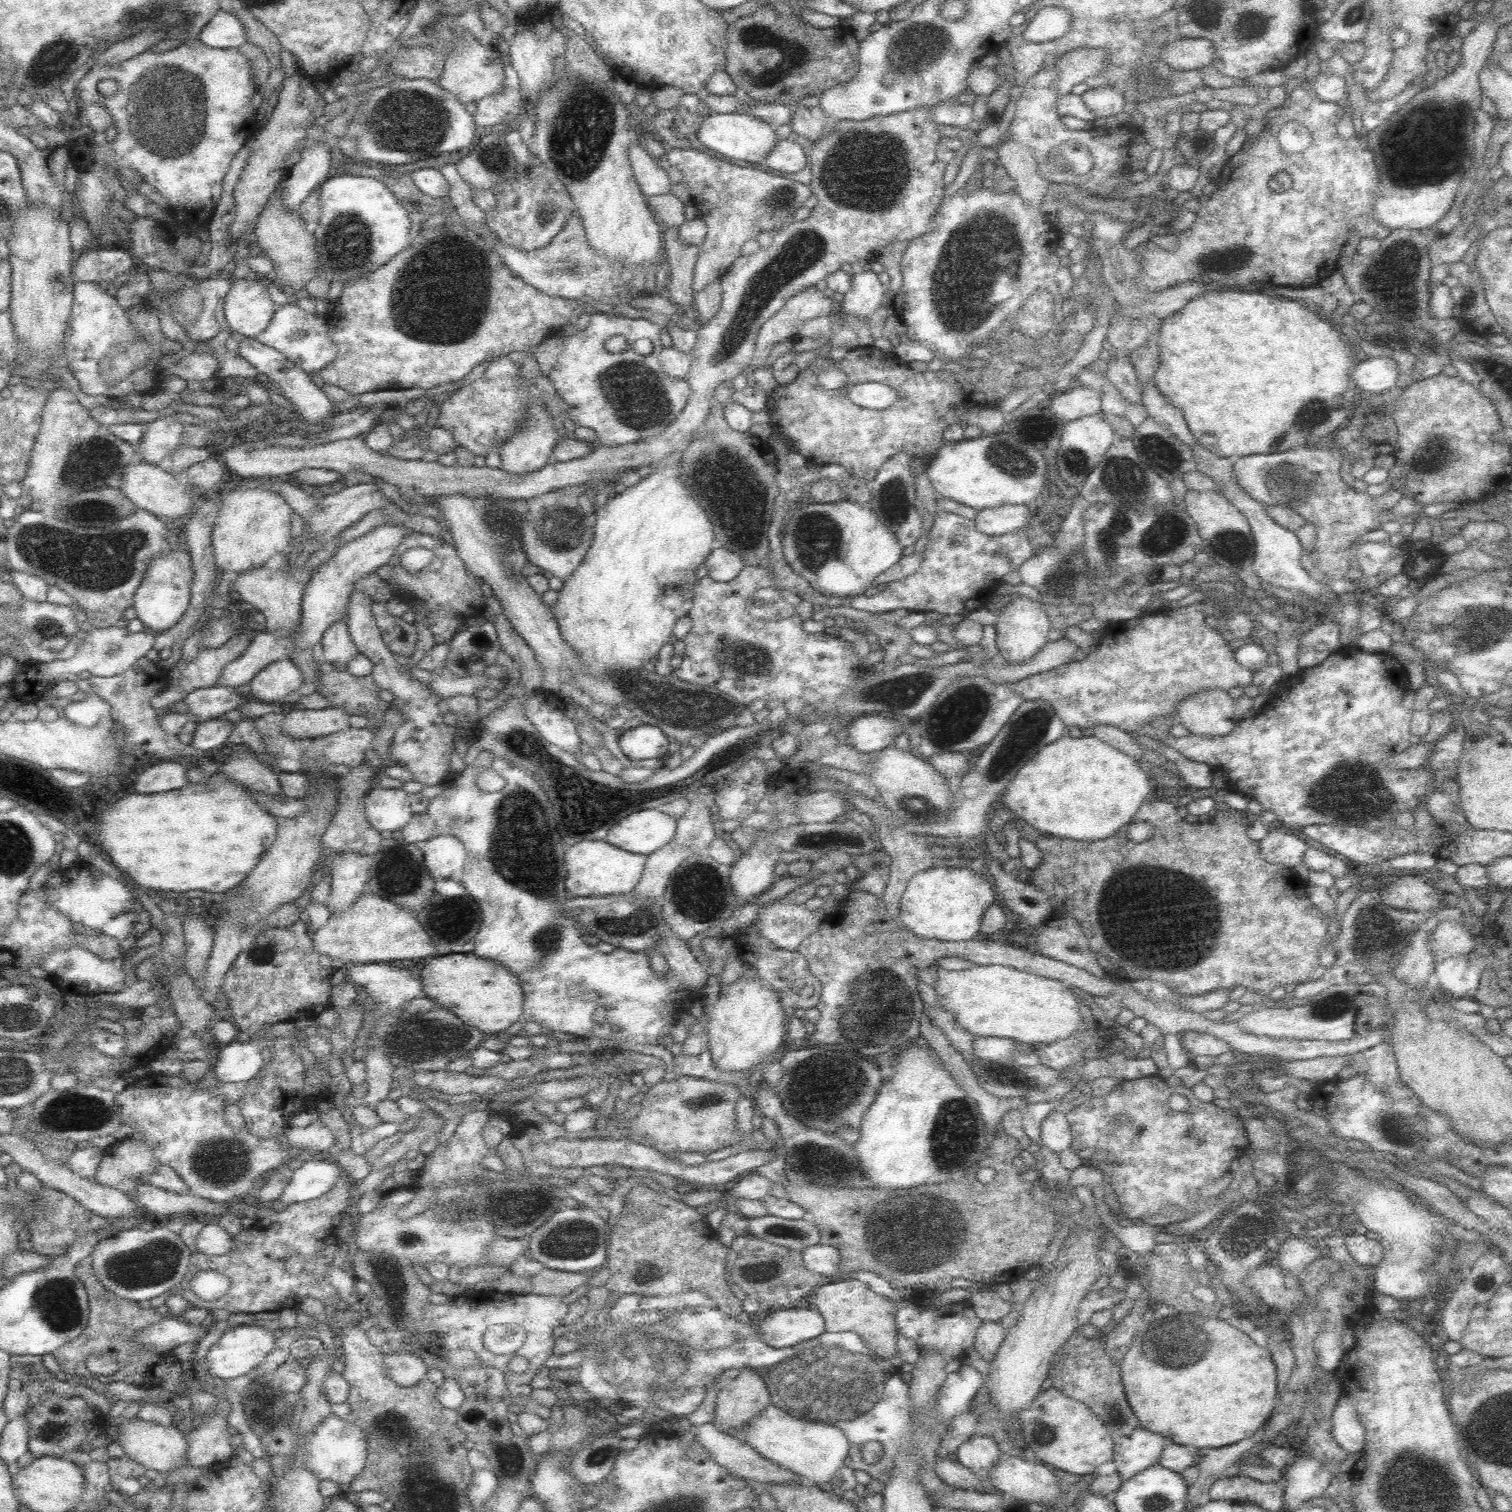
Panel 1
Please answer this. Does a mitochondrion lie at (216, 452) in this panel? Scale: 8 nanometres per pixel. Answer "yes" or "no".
no

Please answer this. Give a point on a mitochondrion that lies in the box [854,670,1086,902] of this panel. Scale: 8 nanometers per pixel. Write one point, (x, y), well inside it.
(964, 713)

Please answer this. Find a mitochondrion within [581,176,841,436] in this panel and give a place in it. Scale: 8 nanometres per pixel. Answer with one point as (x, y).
(793, 259)

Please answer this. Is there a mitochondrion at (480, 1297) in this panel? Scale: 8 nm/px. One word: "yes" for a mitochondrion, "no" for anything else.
no

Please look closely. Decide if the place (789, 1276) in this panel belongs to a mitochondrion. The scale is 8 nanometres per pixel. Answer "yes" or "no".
no

